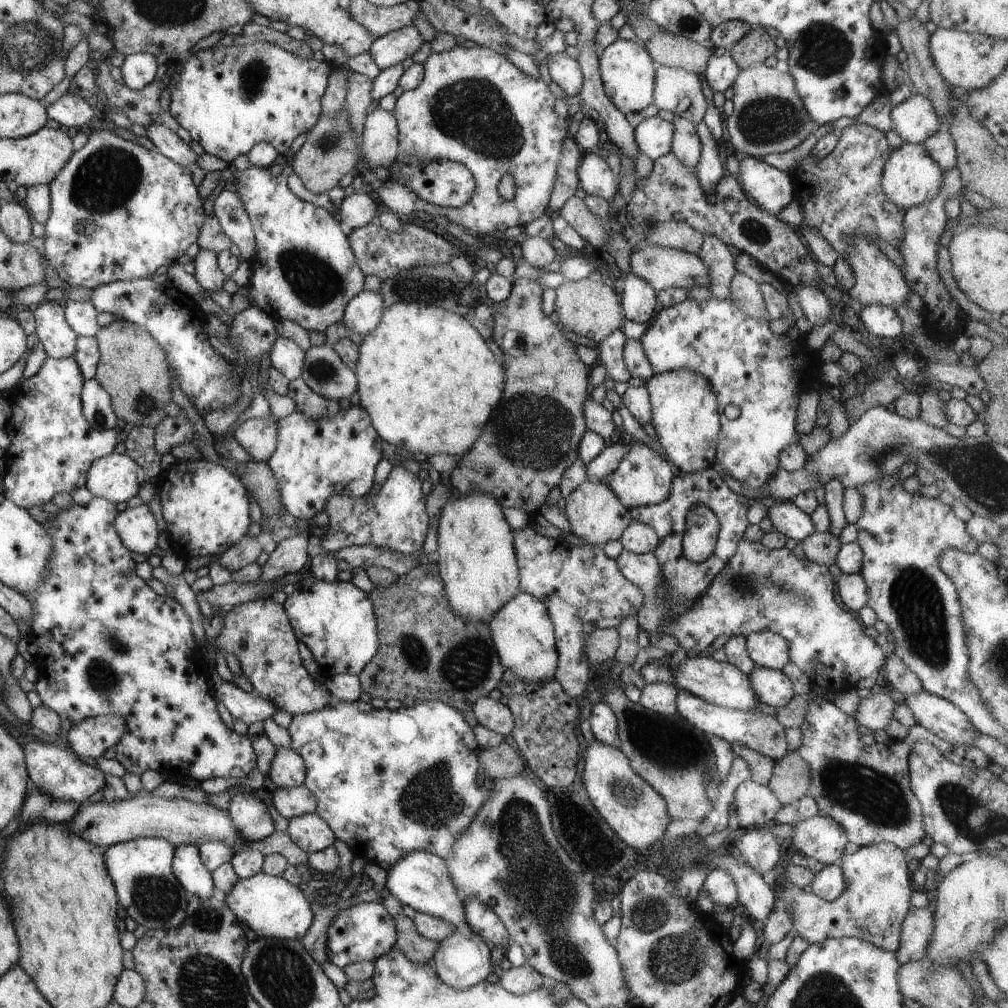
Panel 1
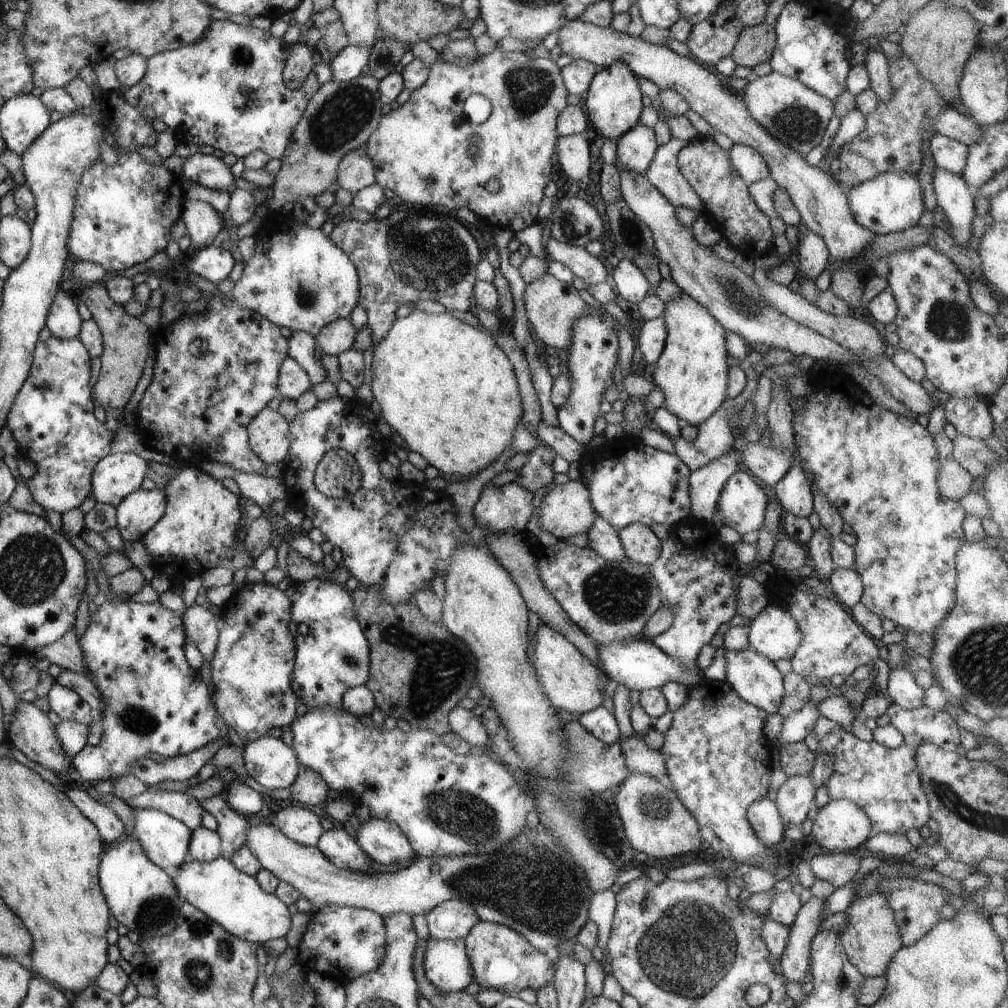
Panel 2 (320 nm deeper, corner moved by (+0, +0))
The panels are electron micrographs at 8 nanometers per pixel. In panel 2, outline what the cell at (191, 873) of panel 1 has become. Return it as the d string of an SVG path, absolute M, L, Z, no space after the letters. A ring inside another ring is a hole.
M132 805L129 808L133 818L132 836L143 846L146 856L166 871L172 873L173 870L178 870L185 863L189 852L190 835L193 831L182 821L158 809L133 807Z

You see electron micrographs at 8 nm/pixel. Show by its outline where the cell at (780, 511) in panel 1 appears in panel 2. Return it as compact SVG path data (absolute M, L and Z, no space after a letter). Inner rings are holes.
M737 470L722 487L717 502L717 512L724 526L730 526L740 536L758 530L765 521L765 510L769 496L764 493L763 485L756 484L751 474L743 470Z

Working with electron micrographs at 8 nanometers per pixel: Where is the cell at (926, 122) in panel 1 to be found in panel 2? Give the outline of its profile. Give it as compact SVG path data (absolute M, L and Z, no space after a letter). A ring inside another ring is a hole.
M955 108L946 109L936 119L933 132L950 137L969 147L975 145L983 136L981 125Z

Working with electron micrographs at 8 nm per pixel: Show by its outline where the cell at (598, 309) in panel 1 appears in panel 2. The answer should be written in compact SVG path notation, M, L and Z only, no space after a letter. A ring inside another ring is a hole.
M544 273L536 280L530 281L524 292L523 310L531 328L530 332L550 348L567 350L571 343L571 328L575 320L590 306L580 298L572 283L560 282L550 273Z

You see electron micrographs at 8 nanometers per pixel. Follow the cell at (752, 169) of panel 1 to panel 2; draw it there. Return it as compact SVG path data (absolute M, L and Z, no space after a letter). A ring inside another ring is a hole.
M735 144L728 152L732 166L747 184L770 178L769 166L754 148Z

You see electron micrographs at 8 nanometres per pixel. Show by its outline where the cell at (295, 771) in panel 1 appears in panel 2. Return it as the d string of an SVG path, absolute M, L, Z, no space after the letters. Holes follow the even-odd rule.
M264 735L246 744L243 757L247 773L268 790L282 790L296 780L301 764L291 746Z

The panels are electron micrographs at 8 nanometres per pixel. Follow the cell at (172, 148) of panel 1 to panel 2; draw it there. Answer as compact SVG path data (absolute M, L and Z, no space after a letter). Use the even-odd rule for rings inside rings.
M195 153L185 159L182 172L188 181L212 190L226 190L230 194L236 189L231 168L214 155Z

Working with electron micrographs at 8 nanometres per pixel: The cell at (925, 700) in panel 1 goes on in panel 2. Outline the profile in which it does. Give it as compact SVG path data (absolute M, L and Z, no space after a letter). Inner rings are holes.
M894 668L890 672L887 686L892 703L906 710L924 706L925 691L918 686L912 672L906 668Z

